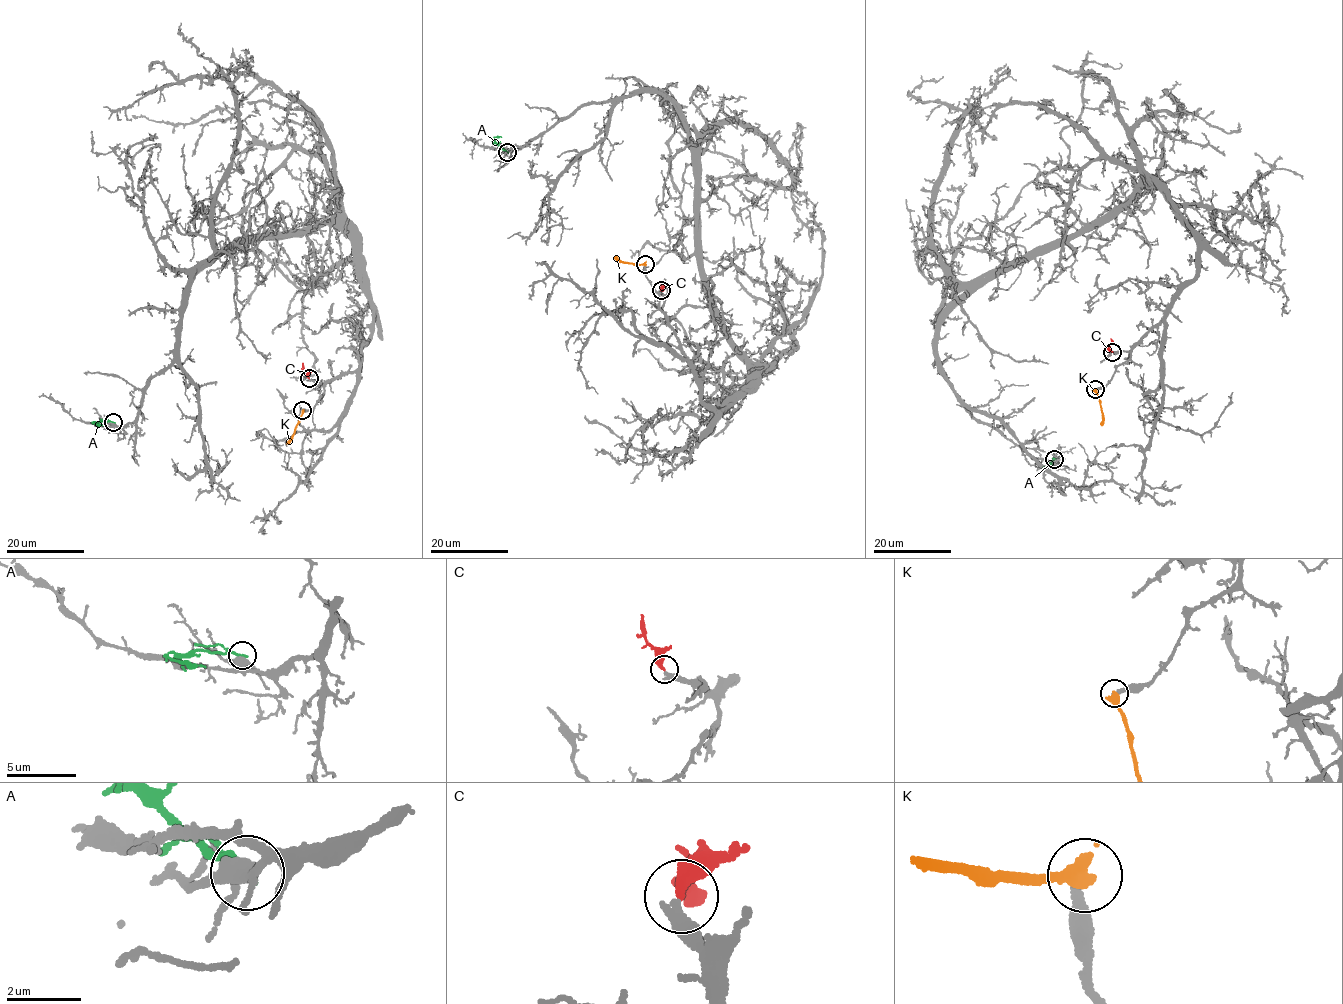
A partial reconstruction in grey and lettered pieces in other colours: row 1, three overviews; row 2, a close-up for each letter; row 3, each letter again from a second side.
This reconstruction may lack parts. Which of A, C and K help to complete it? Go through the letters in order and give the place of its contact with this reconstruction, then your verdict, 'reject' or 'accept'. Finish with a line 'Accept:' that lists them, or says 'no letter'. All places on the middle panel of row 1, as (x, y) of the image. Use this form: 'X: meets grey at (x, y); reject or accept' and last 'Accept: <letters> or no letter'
A: meets grey at (507, 152); reject
C: meets grey at (661, 290); reject
K: meets grey at (645, 264); reject
Accept: no letter

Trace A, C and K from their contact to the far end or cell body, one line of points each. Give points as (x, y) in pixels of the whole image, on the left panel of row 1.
A: (113, 422), (93, 421), (103, 425)
C: (309, 378), (302, 363)
K: (302, 410), (292, 439), (287, 444)

